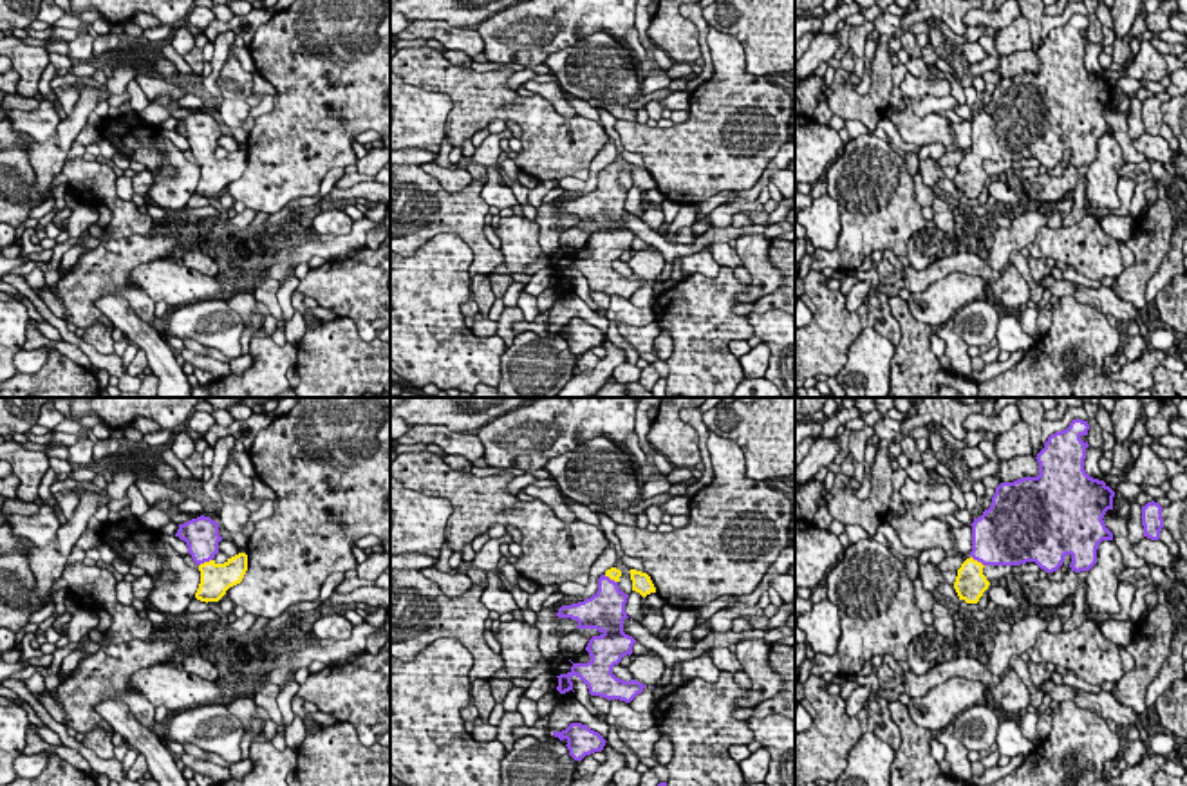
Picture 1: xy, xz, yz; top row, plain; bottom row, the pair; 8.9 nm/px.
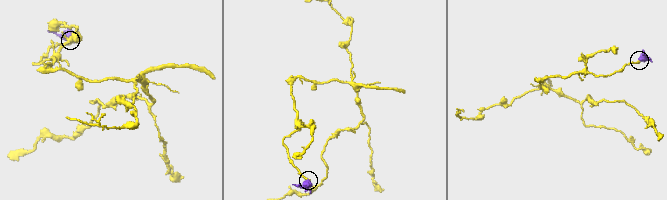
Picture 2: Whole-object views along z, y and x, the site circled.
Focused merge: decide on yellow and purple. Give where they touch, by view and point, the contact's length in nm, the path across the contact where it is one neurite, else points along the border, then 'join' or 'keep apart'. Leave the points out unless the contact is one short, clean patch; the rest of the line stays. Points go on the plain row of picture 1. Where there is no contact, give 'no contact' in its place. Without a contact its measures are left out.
meets yellow in xy at (205, 158); contact 140 nm long; runs through xy (215, 174), (205, 158), (201, 130); join

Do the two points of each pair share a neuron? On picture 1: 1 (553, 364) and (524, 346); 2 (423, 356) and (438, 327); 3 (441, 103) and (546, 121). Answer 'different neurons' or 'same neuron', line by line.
1: same neuron
2: same neuron
3: different neurons

